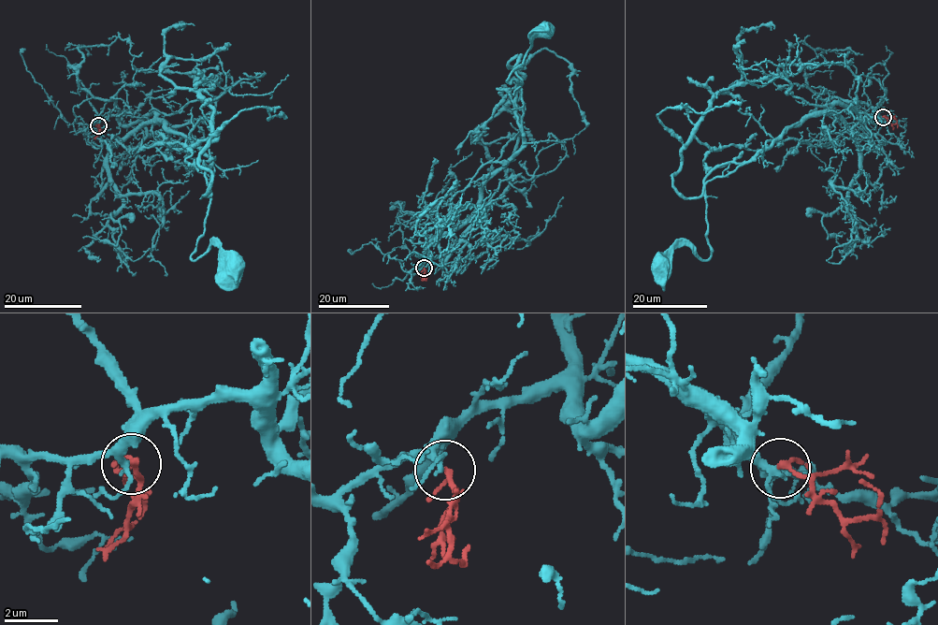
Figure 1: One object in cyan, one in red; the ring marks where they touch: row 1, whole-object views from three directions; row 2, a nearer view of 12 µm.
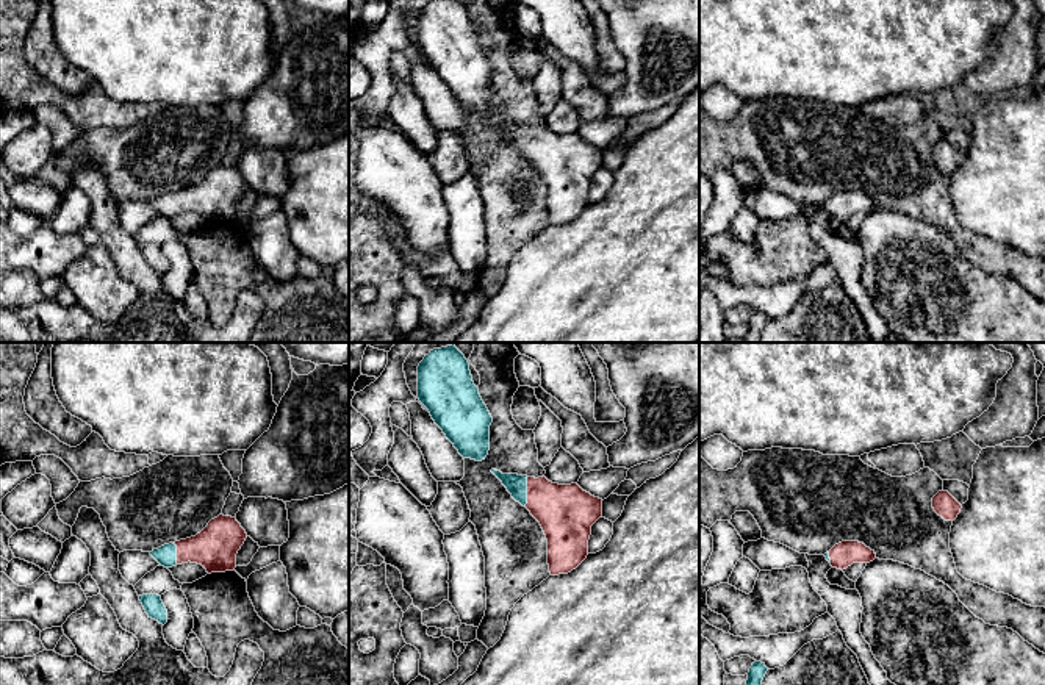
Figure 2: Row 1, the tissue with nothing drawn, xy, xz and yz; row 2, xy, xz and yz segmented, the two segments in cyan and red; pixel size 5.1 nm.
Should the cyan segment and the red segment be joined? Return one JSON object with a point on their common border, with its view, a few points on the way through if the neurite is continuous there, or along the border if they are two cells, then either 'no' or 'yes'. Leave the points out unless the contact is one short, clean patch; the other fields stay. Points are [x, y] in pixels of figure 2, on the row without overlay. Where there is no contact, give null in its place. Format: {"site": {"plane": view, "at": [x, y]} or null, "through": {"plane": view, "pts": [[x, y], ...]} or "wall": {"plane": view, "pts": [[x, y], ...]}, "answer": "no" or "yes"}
{"site": {"plane": "xz", "at": [526, 141]}, "answer": "yes"}

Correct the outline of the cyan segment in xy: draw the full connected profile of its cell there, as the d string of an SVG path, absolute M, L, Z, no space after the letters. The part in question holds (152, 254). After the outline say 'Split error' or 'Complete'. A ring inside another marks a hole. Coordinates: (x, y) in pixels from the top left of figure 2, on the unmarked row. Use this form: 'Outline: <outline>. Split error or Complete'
Outline: M152 242L142 244L139 246L139 250L149 267L158 271L163 275L167 272L167 260L161 250L161 246Z. Complete

